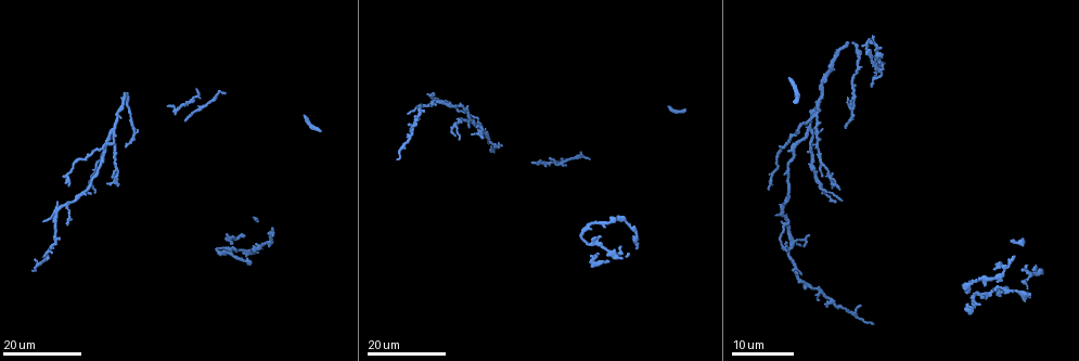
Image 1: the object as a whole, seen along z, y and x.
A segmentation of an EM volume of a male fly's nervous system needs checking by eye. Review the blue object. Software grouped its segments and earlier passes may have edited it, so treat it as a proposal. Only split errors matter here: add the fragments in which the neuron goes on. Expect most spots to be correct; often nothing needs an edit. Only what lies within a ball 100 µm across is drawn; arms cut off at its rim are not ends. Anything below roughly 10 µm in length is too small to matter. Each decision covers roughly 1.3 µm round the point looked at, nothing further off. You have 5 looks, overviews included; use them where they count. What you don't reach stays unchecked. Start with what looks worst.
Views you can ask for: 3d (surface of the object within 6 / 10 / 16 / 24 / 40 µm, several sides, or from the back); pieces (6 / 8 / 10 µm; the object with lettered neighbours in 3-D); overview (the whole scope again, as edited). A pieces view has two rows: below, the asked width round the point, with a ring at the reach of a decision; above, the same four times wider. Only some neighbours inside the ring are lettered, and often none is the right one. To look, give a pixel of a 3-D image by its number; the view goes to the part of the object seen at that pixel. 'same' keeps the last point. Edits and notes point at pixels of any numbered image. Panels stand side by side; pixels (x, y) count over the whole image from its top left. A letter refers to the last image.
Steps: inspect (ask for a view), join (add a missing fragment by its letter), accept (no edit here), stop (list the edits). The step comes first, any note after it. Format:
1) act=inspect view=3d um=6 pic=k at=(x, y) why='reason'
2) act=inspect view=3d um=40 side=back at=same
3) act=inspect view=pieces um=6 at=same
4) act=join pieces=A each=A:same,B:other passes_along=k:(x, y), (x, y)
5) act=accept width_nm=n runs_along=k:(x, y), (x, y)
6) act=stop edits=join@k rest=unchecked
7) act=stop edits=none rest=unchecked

act=inspect view=3d um=24 pic=1 at=(594, 238) why='branch stops here'

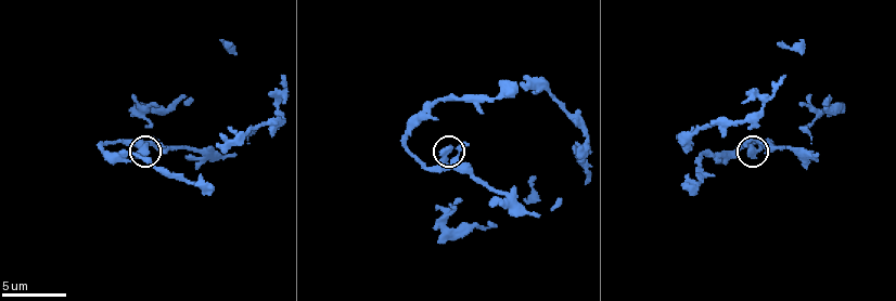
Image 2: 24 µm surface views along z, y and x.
act=inspect view=pieces um=10 pic=2 at=(451, 148)

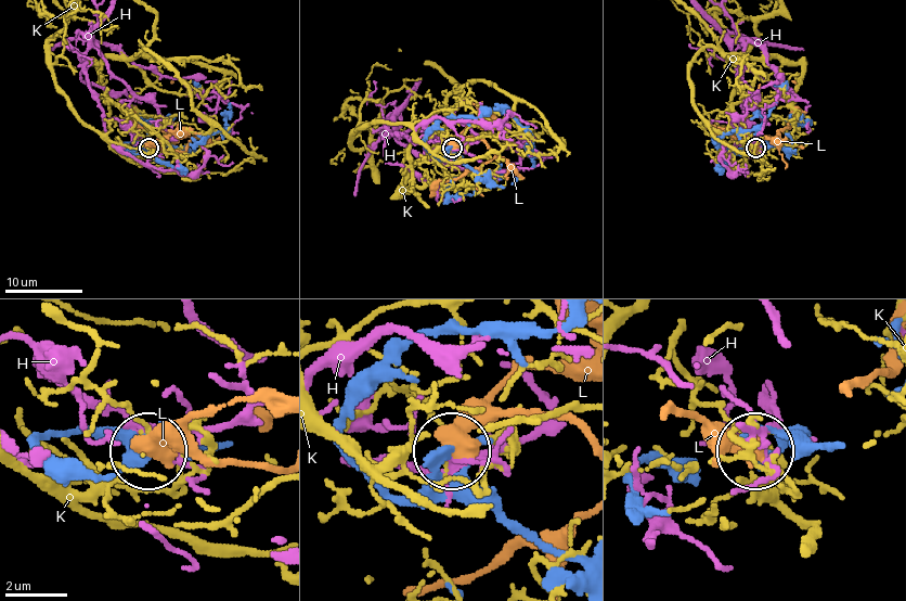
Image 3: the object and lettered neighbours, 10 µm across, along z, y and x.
act=accept width_nm=450 each=H:other,K:other,L:other found='no lettered fragment goes on from it'

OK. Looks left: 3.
act=inspect view=3d um=10 pic=2 at=(514, 86)

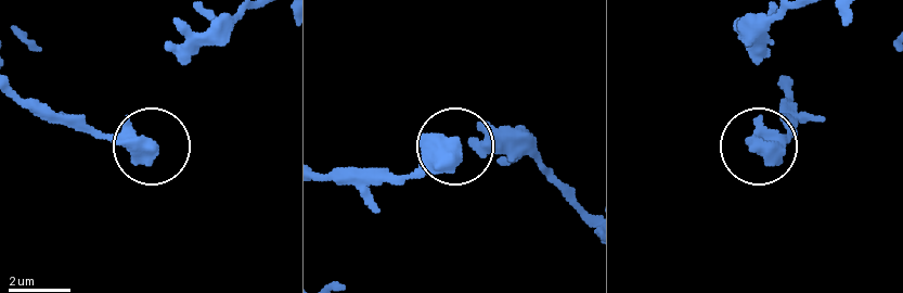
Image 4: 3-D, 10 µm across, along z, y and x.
act=inspect view=pieces um=6 pic=4 at=(152, 148)

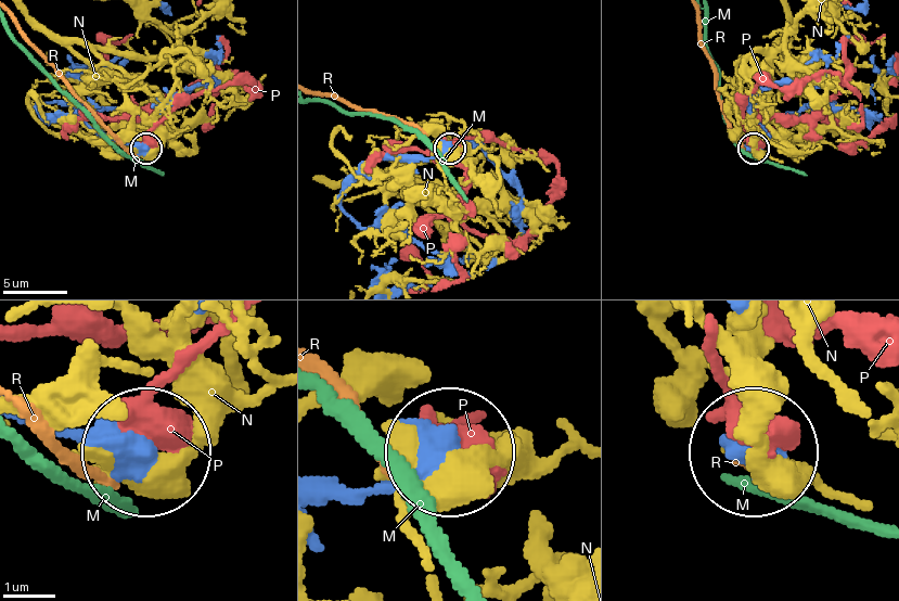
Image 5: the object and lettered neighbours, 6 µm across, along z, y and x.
act=accept each=M:other,N:other,P:other,R:other found='no lettered fragment goes on from it'

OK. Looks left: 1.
act=stop edits=none rest=unchecked

